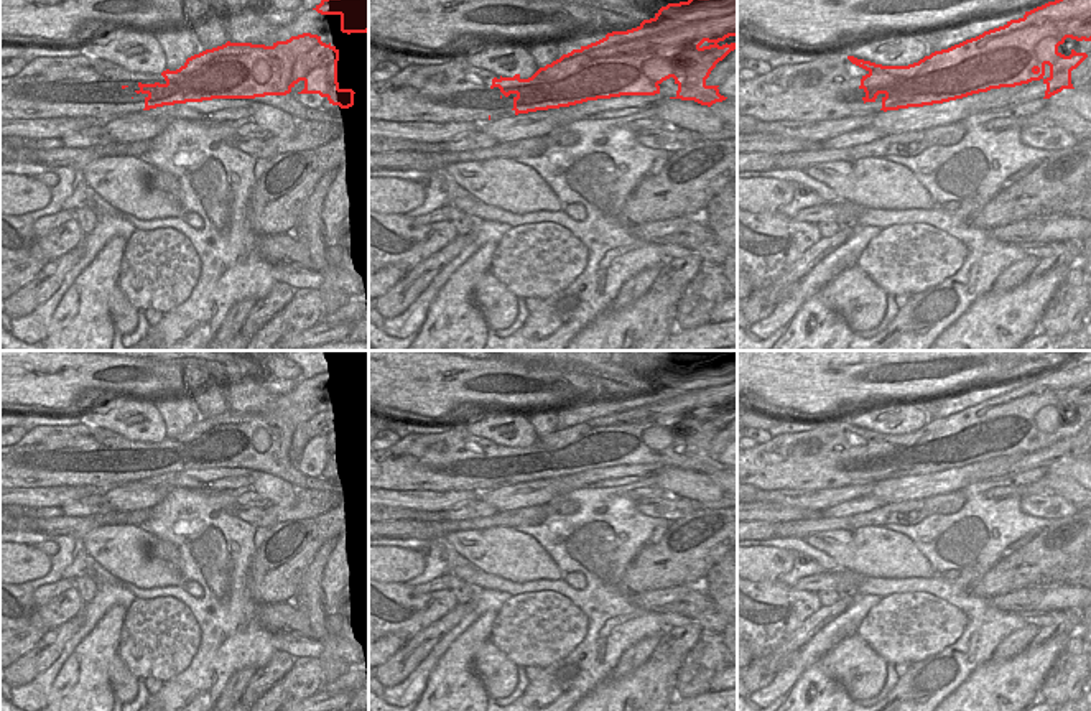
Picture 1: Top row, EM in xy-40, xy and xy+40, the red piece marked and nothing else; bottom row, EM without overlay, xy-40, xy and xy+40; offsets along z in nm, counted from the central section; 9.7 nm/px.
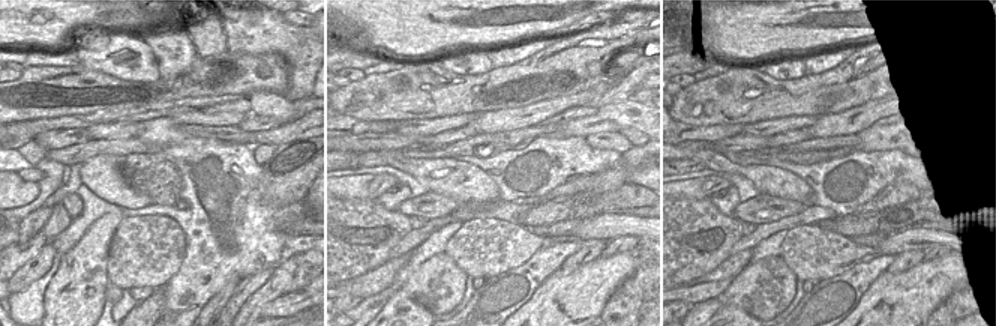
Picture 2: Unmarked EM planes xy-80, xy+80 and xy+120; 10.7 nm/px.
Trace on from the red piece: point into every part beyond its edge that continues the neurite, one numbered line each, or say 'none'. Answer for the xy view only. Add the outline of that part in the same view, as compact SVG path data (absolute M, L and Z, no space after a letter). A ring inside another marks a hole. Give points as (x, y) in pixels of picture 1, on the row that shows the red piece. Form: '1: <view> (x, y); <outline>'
1: xy (456, 91); M453 53L444 64L411 64L385 81L369 82L369 120L489 120L487 112L500 100L492 79L500 76L472 66L467 56Z

